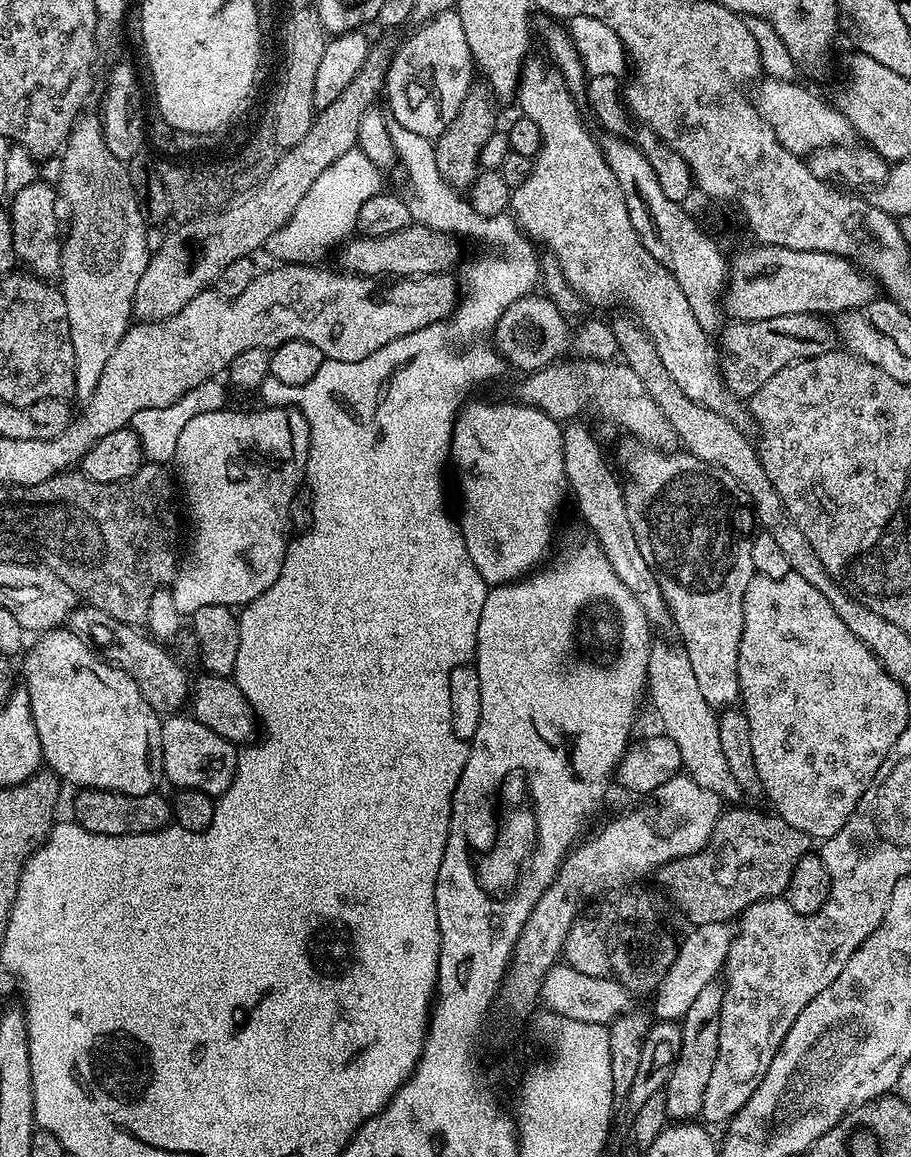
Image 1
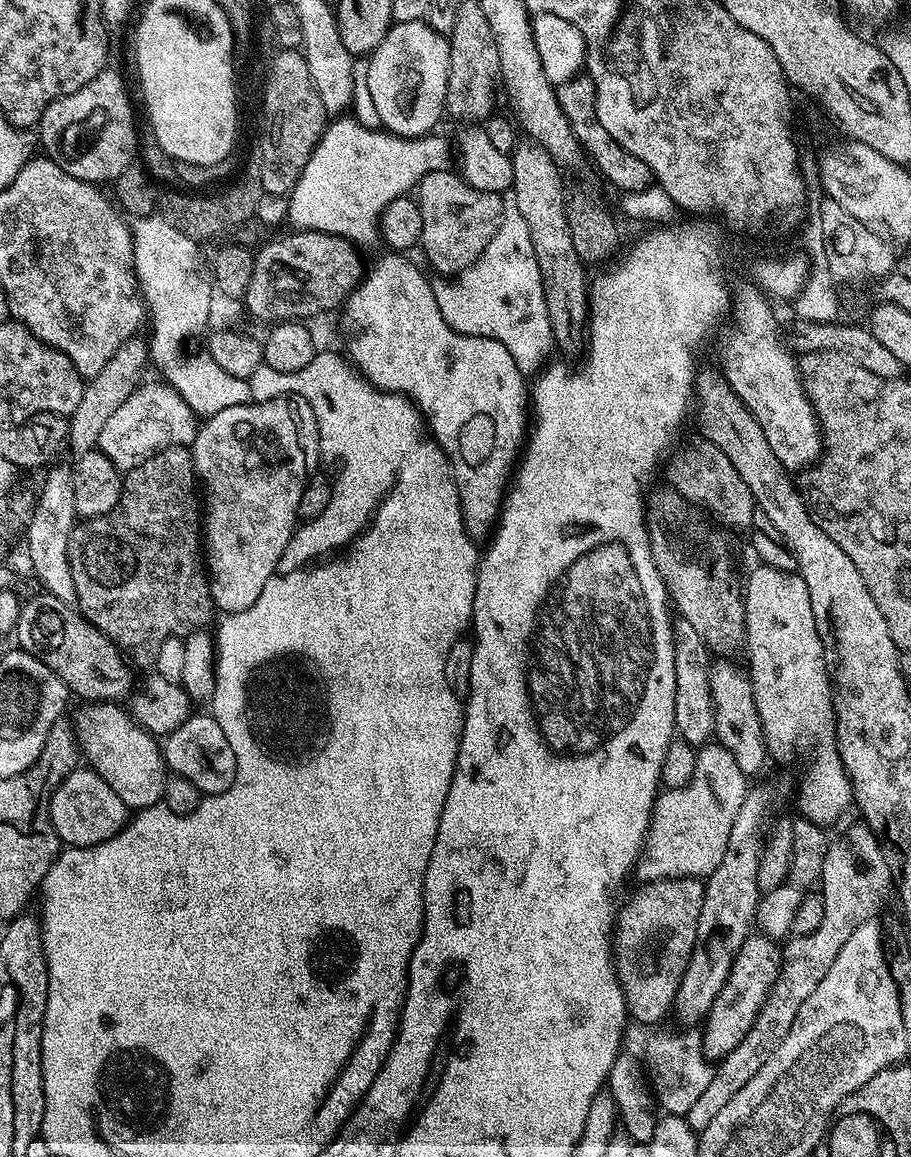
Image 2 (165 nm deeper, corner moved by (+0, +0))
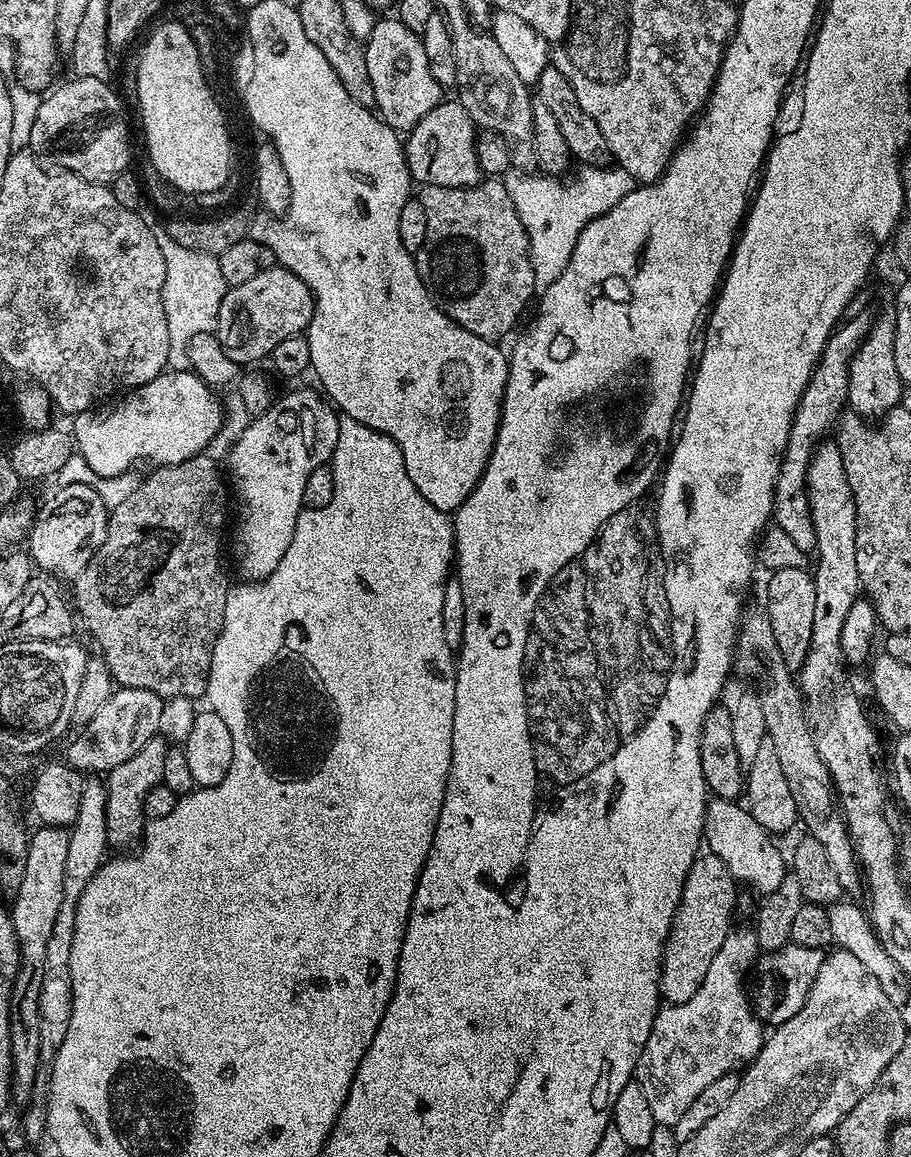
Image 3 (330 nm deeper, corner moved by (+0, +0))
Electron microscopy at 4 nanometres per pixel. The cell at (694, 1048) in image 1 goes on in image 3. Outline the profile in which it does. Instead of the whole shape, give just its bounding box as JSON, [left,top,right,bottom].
[754,942,825,1026]

